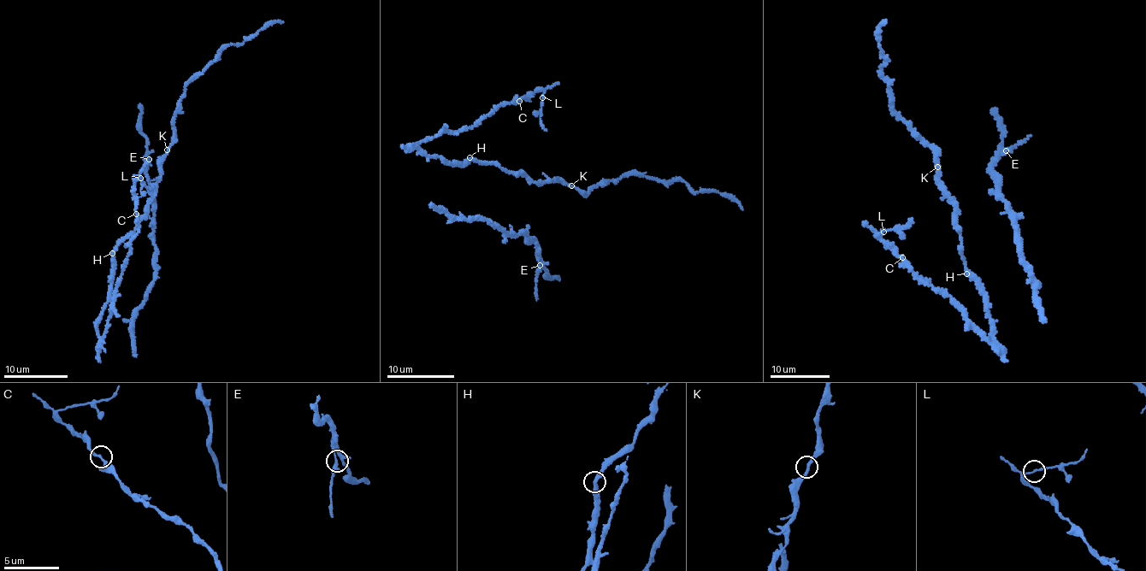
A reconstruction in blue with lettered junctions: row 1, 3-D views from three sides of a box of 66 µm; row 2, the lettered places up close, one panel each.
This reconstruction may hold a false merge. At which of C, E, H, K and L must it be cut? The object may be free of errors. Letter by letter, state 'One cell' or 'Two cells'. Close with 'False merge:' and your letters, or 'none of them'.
C: One cell
E: One cell
H: One cell
K: One cell
L: Two cells
False merge: L

